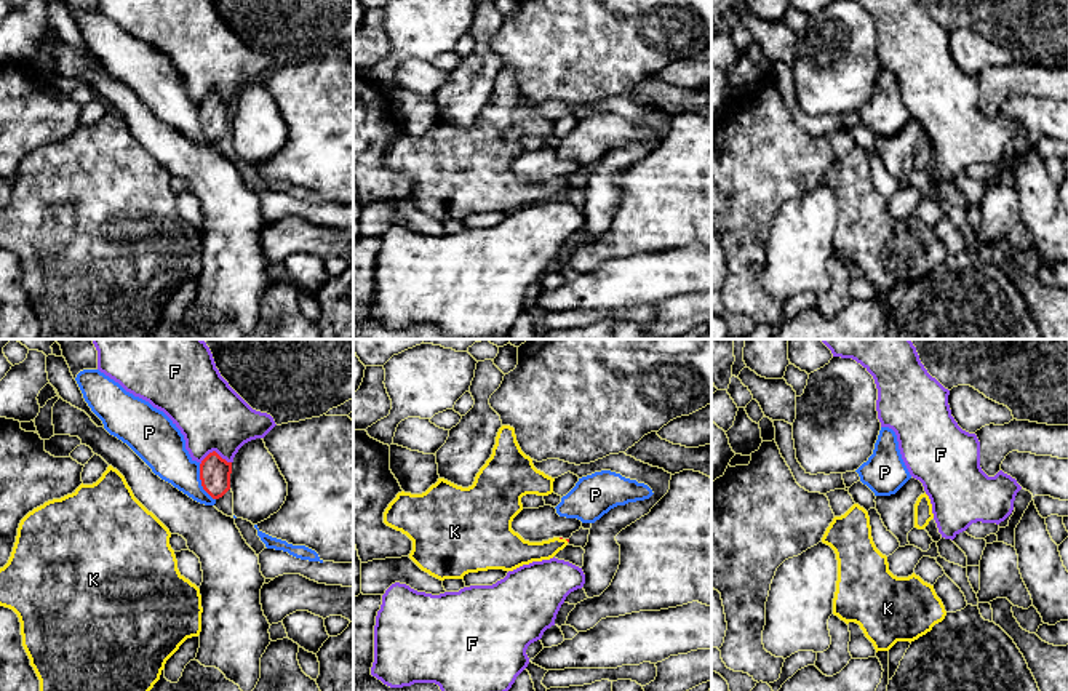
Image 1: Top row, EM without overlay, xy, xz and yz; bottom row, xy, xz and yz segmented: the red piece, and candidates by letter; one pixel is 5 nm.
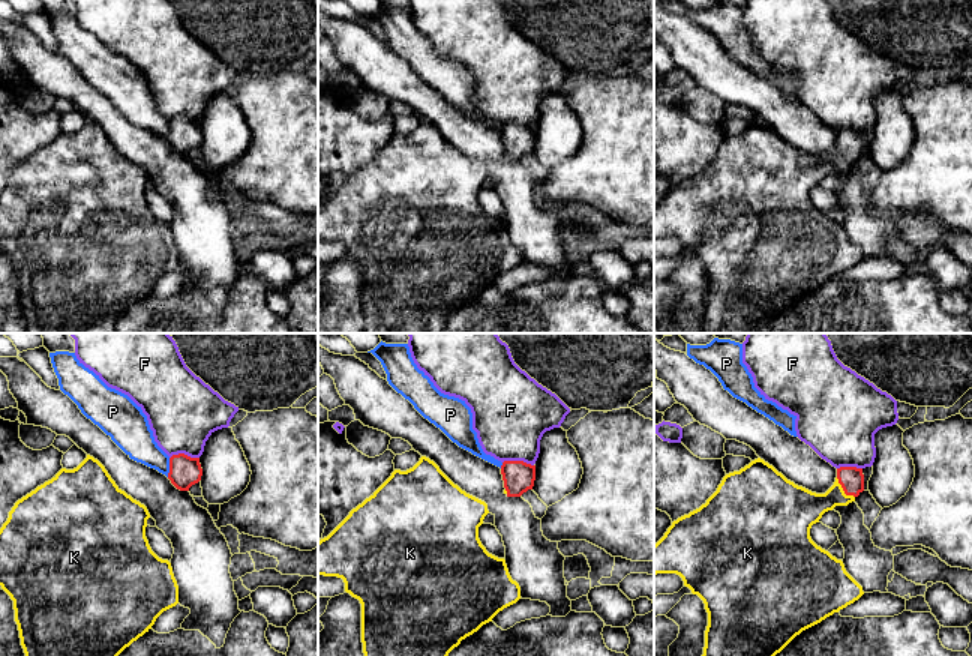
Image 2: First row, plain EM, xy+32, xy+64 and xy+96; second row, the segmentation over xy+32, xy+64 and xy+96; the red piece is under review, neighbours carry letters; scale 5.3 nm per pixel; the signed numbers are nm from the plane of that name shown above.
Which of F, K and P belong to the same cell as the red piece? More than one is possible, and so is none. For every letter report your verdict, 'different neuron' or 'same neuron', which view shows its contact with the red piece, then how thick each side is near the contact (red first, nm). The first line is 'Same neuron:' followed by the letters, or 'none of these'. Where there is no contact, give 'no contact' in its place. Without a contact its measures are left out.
Same neuron: K
F: different neuron | xy | 160/340 nm
K: same neuron | no contact
P: different neuron | xy | 160/220 nm

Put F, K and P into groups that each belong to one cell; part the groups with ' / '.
F / K / P

